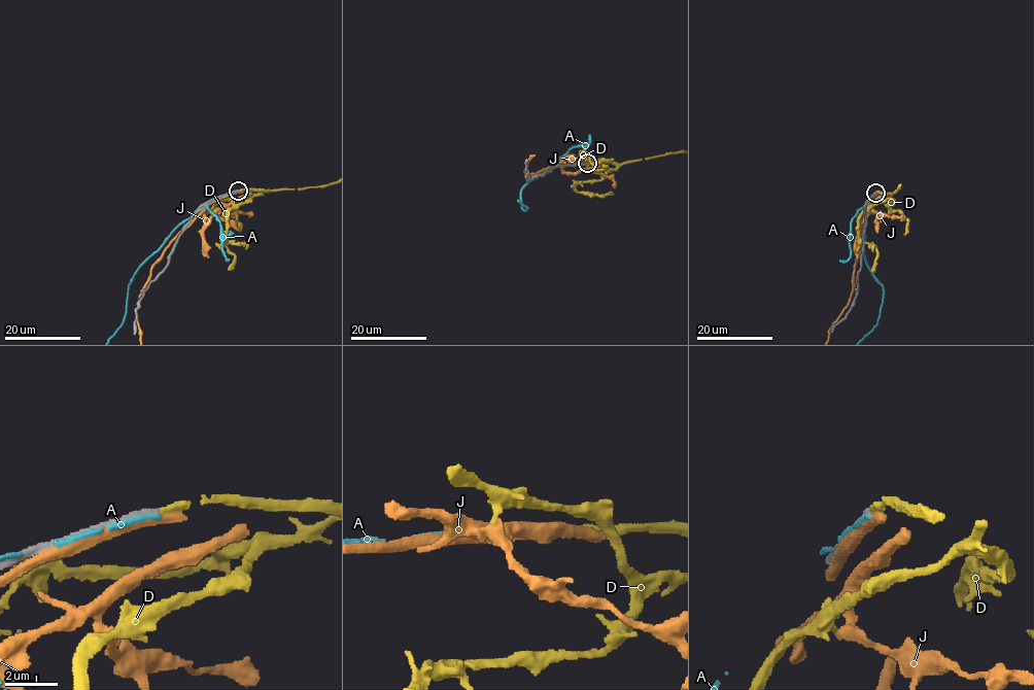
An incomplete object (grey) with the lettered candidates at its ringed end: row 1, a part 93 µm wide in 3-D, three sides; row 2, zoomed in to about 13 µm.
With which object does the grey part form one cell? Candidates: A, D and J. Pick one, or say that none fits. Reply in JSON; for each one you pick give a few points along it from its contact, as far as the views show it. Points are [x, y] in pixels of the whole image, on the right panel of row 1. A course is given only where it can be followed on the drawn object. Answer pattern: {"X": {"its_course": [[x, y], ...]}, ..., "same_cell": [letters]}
{"same_cell": ["D"]}

